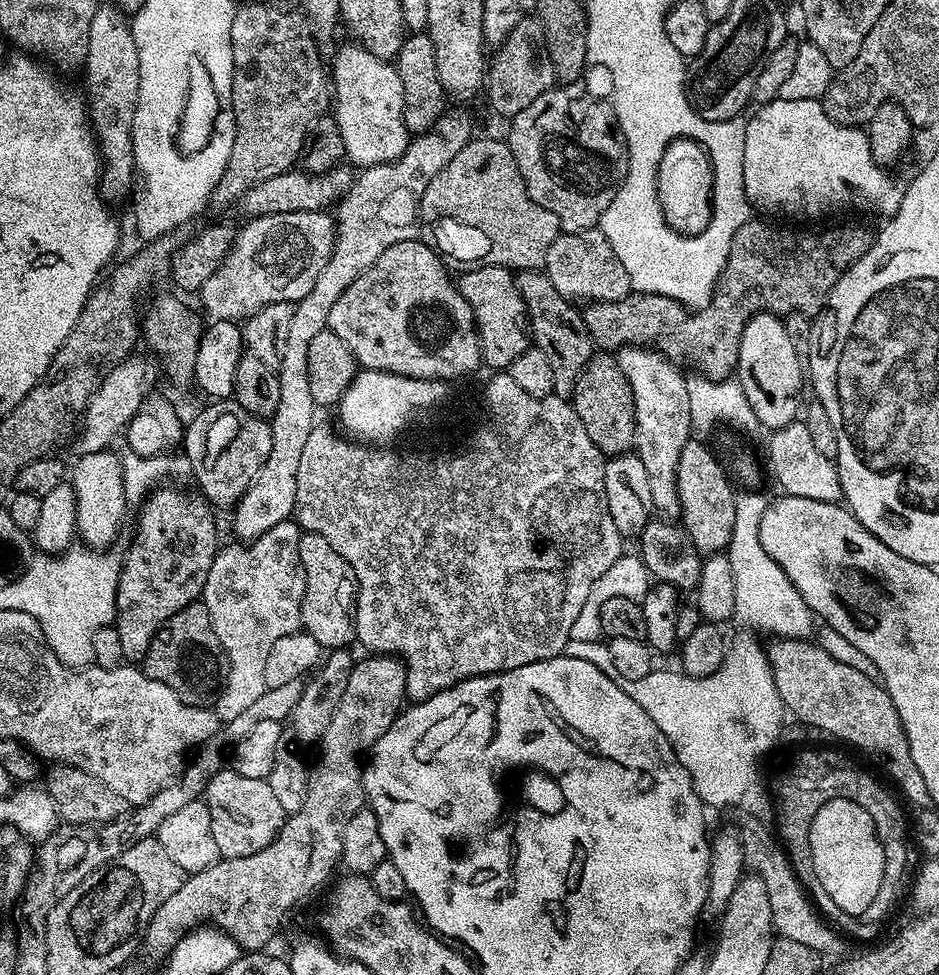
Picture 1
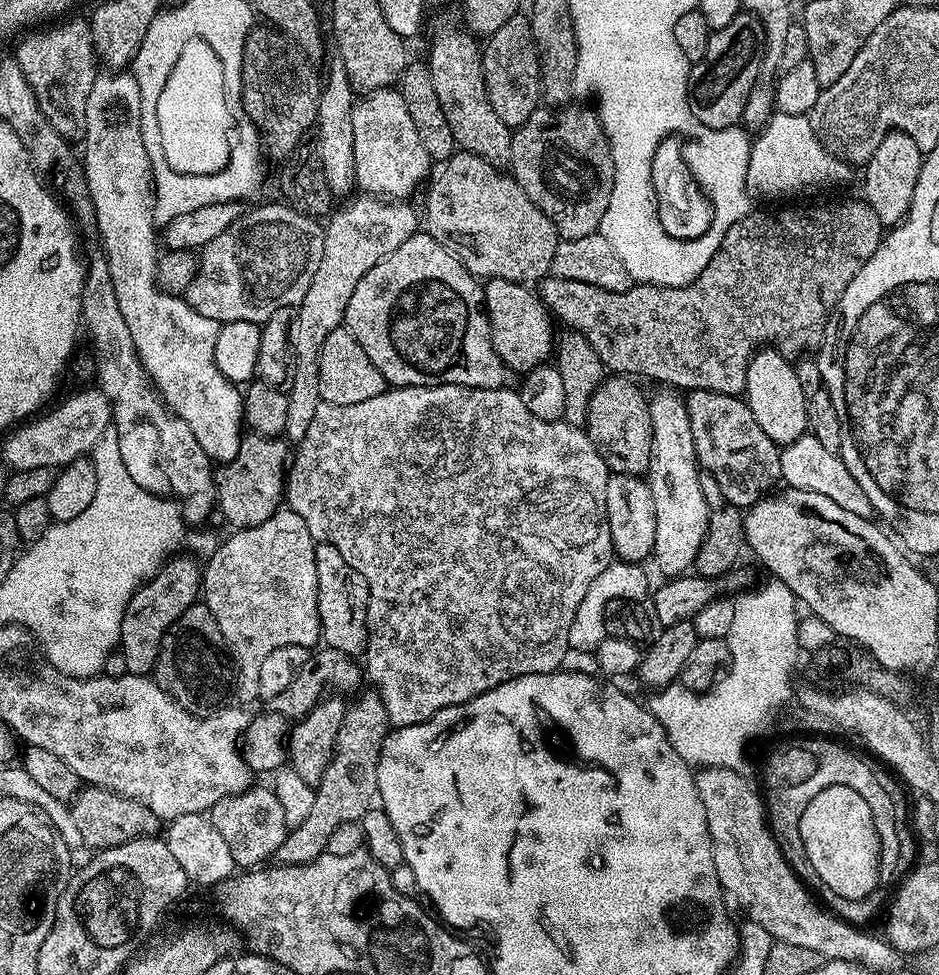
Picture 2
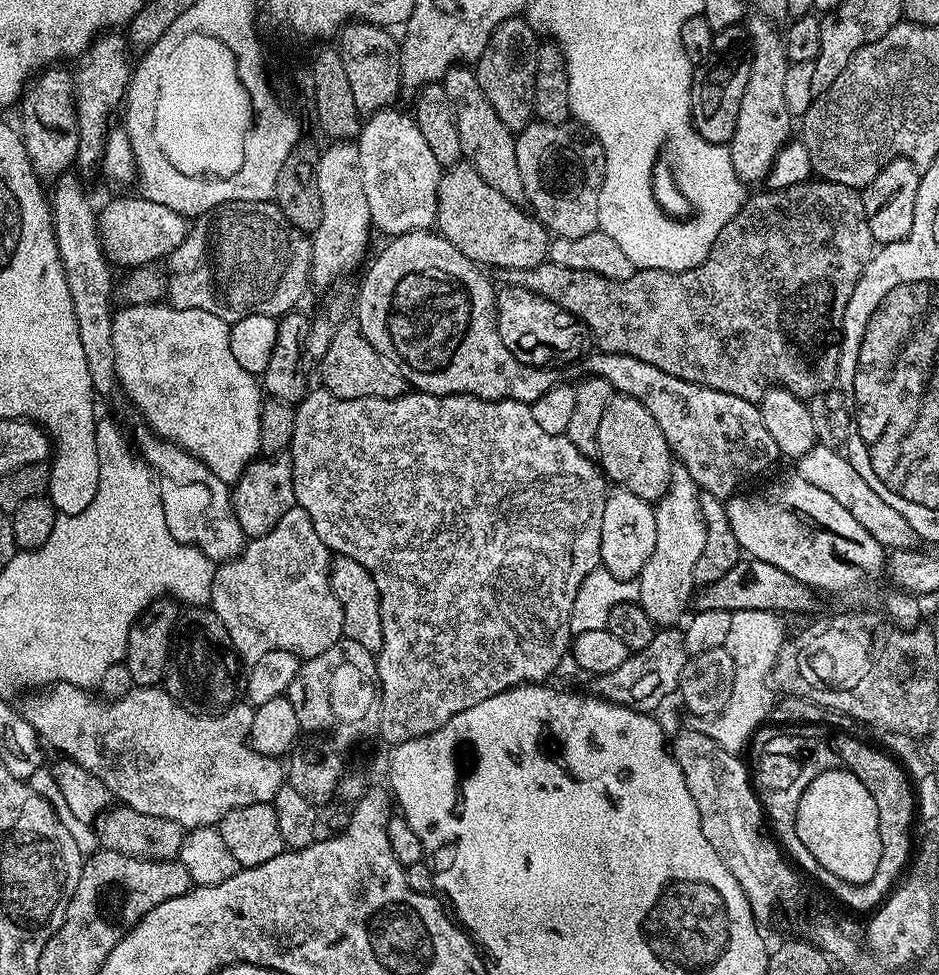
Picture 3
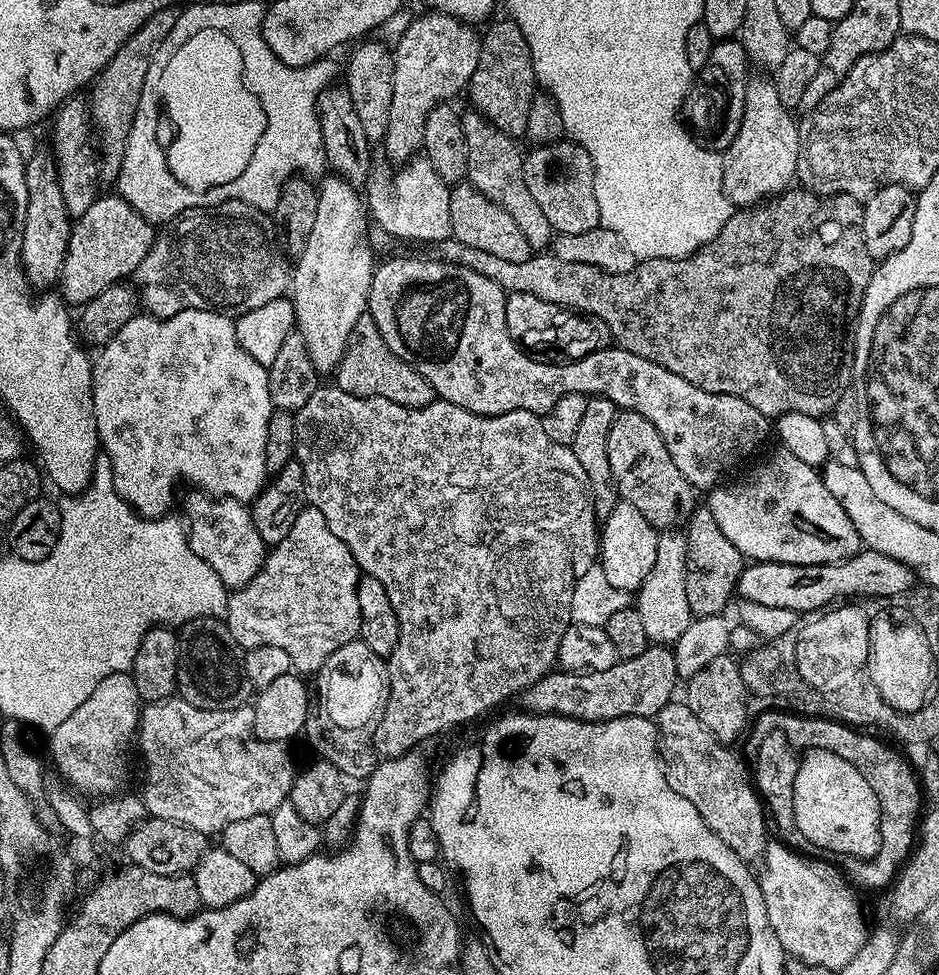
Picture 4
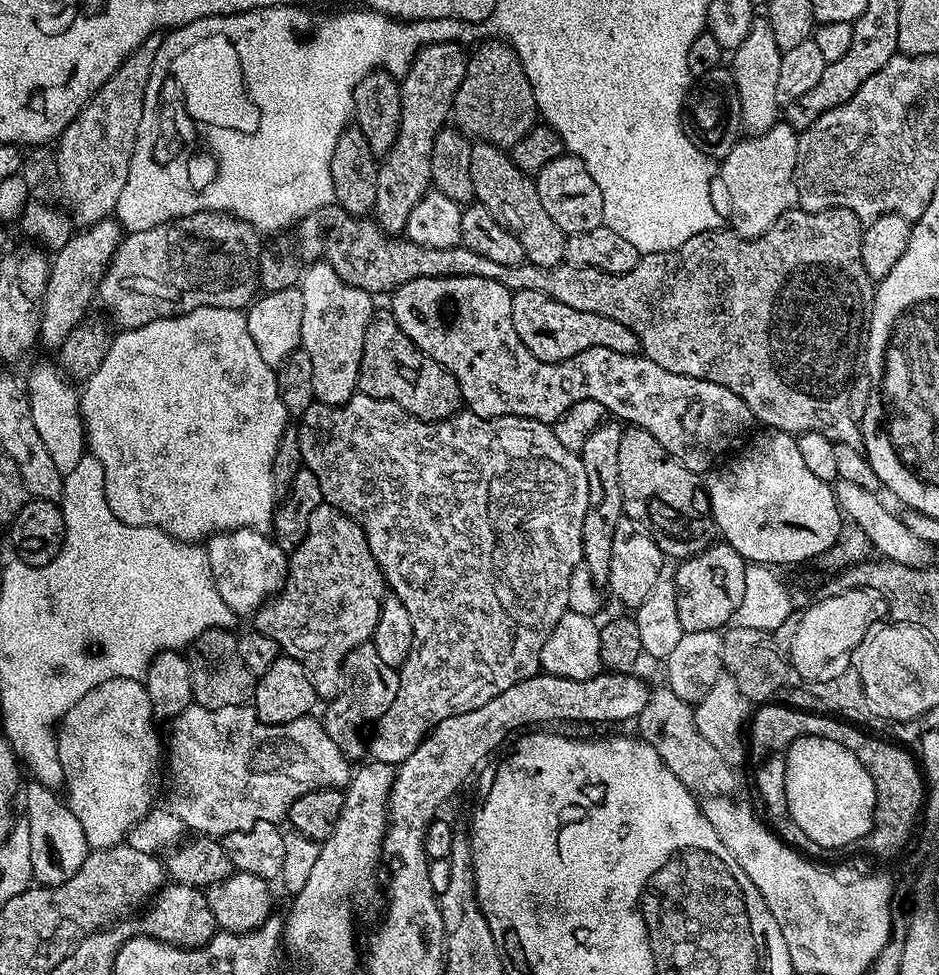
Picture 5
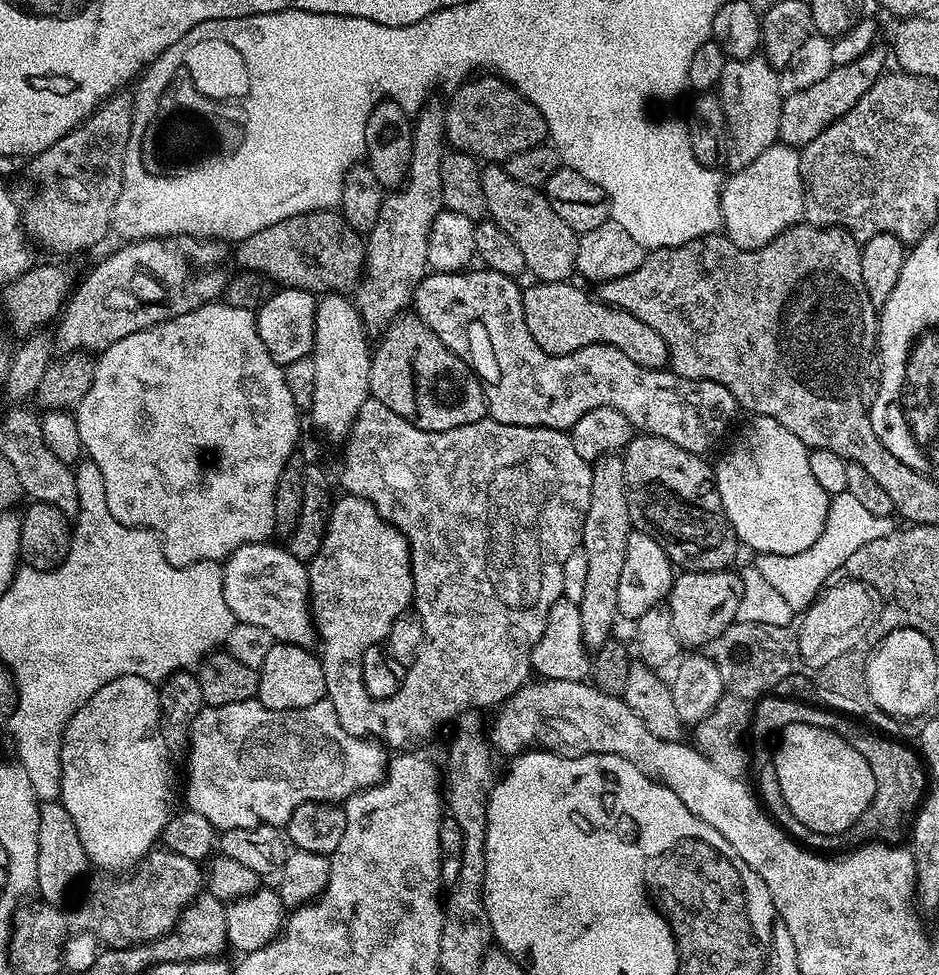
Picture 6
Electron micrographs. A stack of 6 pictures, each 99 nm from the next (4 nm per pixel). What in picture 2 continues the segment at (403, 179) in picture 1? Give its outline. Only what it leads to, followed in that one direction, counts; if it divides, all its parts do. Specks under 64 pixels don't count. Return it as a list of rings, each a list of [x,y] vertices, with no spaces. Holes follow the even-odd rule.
[[[360,194],[357,200],[351,200],[327,217],[322,262],[318,262],[318,271],[306,289],[306,298],[296,305],[292,317],[292,370],[286,388],[288,410],[284,427],[284,436],[292,442],[306,438],[306,430],[314,419],[314,410],[318,410],[322,403],[318,394],[318,354],[322,354],[322,342],[326,342],[330,330],[343,325],[346,302],[350,302],[354,286],[358,286],[358,282],[362,282],[365,274],[374,270],[382,258],[394,254],[406,238],[418,231],[417,209],[415,212],[408,202],[389,202],[371,194]]]

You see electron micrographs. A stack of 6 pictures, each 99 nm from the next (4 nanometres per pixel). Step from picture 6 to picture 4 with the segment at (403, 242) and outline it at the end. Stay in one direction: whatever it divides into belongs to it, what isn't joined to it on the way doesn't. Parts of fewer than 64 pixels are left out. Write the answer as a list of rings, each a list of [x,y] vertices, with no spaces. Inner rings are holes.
[[[445,12],[423,13],[425,16],[409,19],[404,33],[394,44],[394,95],[390,101],[390,122],[386,126],[386,134],[382,141],[384,152],[396,162],[407,162],[417,155],[424,146],[426,116],[434,106],[451,101],[467,89],[470,78],[474,78],[474,70],[478,70],[478,54],[480,53],[481,33],[475,32],[471,23],[447,16]]]

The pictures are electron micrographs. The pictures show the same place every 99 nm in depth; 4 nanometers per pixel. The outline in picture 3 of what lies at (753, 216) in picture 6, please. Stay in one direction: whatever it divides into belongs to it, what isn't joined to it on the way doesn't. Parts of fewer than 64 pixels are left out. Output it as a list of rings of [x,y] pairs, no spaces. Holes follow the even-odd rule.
[[[752,14],[747,17],[746,27],[748,37],[752,39],[750,82],[746,82],[746,94],[742,94],[742,106],[738,106],[738,122],[728,149],[730,162],[734,162],[734,174],[738,174],[745,185],[751,186],[759,180],[760,183],[767,181],[773,162],[789,143],[794,117],[786,110],[786,97],[782,91],[789,62],[784,39],[779,31],[776,33],[777,25],[765,16]]]

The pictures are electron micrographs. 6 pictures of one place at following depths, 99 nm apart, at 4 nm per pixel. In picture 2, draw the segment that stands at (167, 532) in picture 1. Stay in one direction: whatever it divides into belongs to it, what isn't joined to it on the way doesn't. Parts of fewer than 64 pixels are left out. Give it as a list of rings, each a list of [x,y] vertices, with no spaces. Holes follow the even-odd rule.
[[[176,554],[161,564],[160,569],[150,577],[146,583],[132,595],[130,602],[126,606],[126,614],[122,614],[122,630],[120,631],[120,643],[118,654],[126,662],[126,670],[129,676],[148,676],[153,671],[158,662],[158,650],[160,643],[168,628],[179,616],[192,604],[197,603],[202,592],[202,568],[195,564],[190,557],[185,554]]]

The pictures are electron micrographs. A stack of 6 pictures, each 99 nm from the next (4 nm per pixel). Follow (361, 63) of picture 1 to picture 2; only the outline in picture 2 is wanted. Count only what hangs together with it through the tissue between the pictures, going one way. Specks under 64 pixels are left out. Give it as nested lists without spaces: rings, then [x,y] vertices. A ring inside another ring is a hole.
[[[395,87],[380,88],[357,99],[352,121],[356,182],[365,193],[400,202],[420,183],[420,187],[425,183],[430,158],[422,146],[422,138],[418,138],[418,130],[414,130],[414,118],[410,118],[410,110],[406,110],[406,102]]]

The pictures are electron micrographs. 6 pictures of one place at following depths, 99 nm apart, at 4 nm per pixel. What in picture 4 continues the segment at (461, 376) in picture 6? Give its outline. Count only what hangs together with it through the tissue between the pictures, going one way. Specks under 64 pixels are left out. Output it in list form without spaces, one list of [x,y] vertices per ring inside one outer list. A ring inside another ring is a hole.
[[[367,314],[358,318],[354,330],[350,330],[350,342],[346,346],[346,354],[342,354],[342,362],[335,370],[334,379],[335,387],[341,388],[346,394],[386,398],[407,408],[421,408],[434,399],[430,382],[426,382],[426,378],[418,374],[418,370],[414,370],[392,353],[382,334],[378,334],[374,318]]]

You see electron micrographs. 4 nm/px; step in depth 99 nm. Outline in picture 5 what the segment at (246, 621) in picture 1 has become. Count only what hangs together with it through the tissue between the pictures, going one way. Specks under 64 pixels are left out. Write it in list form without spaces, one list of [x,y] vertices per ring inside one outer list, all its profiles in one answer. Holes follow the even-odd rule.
[[[322,503],[310,514],[310,526],[306,538],[288,558],[288,577],[284,587],[266,601],[254,613],[255,631],[272,636],[278,642],[281,653],[294,658],[306,670],[306,678],[314,686],[317,697],[327,702],[340,690],[344,660],[359,644],[367,644],[378,624],[378,614],[386,595],[384,575],[370,554],[364,530],[344,512],[334,506]]]

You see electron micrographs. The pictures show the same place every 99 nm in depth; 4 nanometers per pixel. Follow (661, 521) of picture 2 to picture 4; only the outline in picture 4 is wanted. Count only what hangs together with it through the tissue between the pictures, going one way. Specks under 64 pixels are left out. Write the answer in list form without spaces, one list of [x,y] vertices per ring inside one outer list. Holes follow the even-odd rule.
[[[664,530],[658,535],[658,555],[654,567],[635,593],[634,607],[642,618],[649,641],[656,646],[672,646],[690,626],[693,614],[686,599],[686,562],[688,561],[688,537],[680,530]]]

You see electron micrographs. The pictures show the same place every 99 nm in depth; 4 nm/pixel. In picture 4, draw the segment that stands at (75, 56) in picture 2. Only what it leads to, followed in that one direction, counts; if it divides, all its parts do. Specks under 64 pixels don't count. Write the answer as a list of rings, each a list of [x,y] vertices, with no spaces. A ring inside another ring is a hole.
[[[51,151],[36,152],[32,157],[29,155],[24,166],[24,177],[28,201],[26,202],[26,222],[22,230],[20,264],[24,268],[25,280],[36,285],[43,280],[55,281],[59,277],[74,220],[68,215],[66,202],[63,201],[62,188],[58,186],[56,157]]]

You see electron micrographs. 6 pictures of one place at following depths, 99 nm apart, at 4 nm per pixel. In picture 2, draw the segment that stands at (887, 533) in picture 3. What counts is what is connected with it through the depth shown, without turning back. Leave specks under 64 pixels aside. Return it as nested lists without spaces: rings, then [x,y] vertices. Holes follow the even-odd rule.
[[[813,434],[802,435],[794,442],[780,448],[780,478],[789,488],[810,490],[814,494],[826,494],[830,502],[842,506],[842,510],[850,510],[850,514],[866,517],[873,515],[868,496],[862,494],[862,486],[854,482],[854,474],[846,470],[844,459],[836,452],[831,452],[822,446]]]

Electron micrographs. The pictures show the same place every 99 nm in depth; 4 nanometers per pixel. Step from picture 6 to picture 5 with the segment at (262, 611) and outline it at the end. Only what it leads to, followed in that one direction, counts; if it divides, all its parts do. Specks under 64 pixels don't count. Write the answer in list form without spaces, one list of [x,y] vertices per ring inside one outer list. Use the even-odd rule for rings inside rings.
[[[239,528],[233,532],[217,532],[215,536],[209,536],[206,541],[206,551],[210,558],[210,570],[214,574],[214,586],[218,594],[222,594],[222,602],[230,606],[237,617],[255,613],[256,609],[271,600],[281,588],[288,577],[289,553],[284,552],[271,535],[262,537],[264,544],[252,544],[252,542],[238,542],[238,534],[254,534],[249,528]]]

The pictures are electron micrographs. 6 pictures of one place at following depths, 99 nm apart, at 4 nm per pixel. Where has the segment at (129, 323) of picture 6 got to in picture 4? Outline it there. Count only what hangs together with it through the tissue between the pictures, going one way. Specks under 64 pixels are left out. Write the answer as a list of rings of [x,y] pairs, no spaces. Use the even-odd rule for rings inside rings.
[[[227,200],[221,204],[209,204],[202,208],[193,208],[181,215],[179,218],[171,221],[168,233],[157,235],[152,242],[152,249],[146,254],[146,258],[142,258],[142,262],[136,267],[134,273],[134,284],[138,289],[140,303],[143,311],[150,316],[166,317],[173,316],[179,312],[184,312],[188,308],[194,310],[202,310],[203,312],[215,312],[217,310],[224,313],[225,316],[233,318],[246,314],[250,310],[254,310],[254,306],[263,306],[266,302],[274,302],[274,298],[285,295],[290,288],[290,264],[284,261],[285,253],[282,251],[281,245],[278,243],[276,226],[273,224],[273,217],[267,212],[263,212],[260,208],[250,206],[241,200]]]

